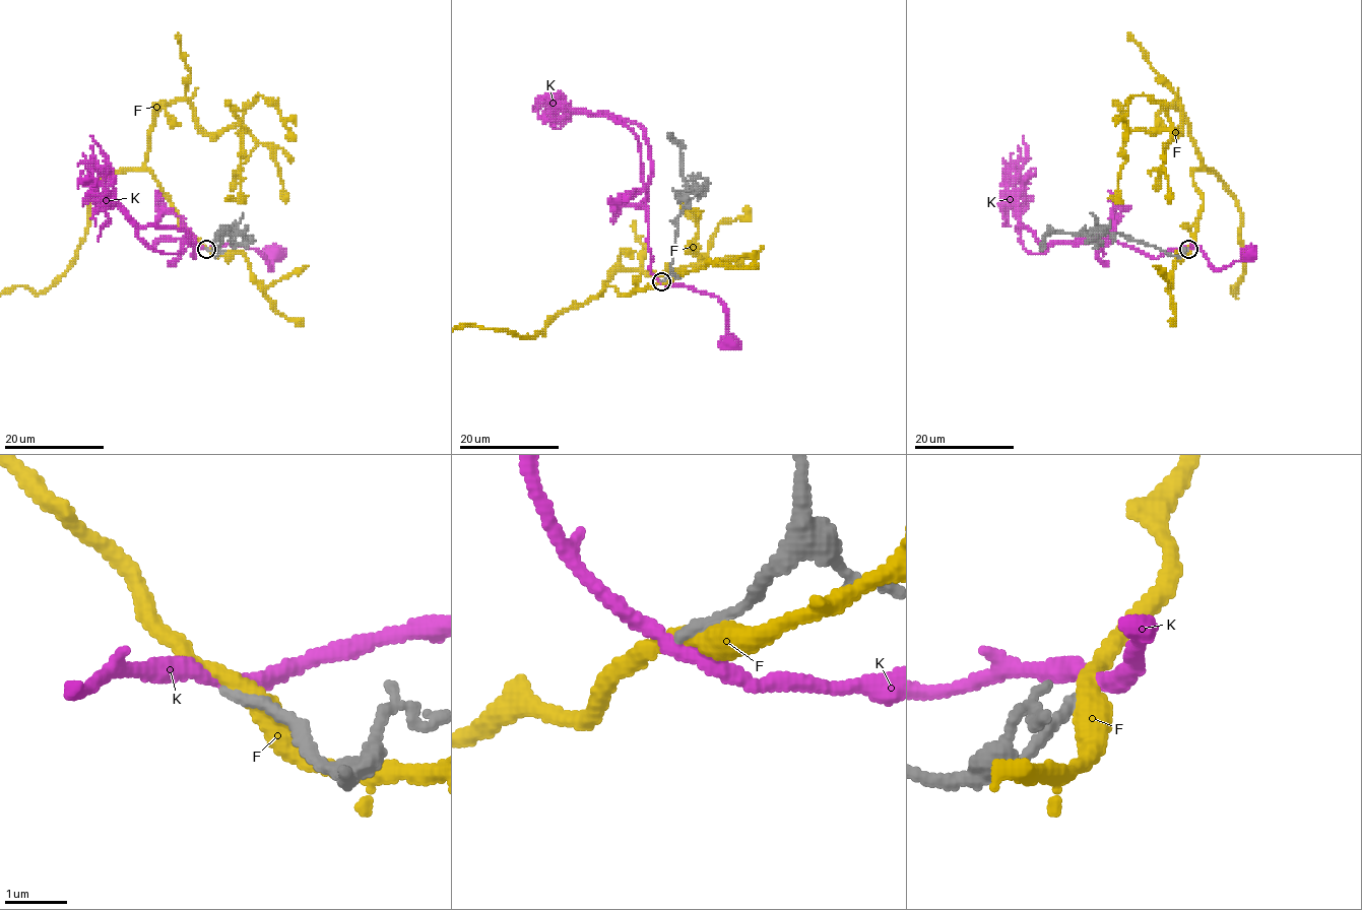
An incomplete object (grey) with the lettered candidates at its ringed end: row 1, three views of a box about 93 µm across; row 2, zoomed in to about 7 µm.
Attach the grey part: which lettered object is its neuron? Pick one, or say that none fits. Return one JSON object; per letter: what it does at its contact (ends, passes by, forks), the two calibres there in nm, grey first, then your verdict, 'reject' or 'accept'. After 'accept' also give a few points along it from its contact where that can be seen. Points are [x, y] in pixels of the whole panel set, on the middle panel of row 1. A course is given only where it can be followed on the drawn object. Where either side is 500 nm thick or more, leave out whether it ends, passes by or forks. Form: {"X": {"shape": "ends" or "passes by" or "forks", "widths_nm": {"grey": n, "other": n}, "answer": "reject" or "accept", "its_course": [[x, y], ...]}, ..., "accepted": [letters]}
{"F": {"shape": "passes by", "widths_nm": {"grey": 200, "other": 400}, "answer": "reject"}, "K": {"shape": "passes by", "widths_nm": {"grey": 160, "other": 260}, "answer": "reject"}, "accepted": []}

